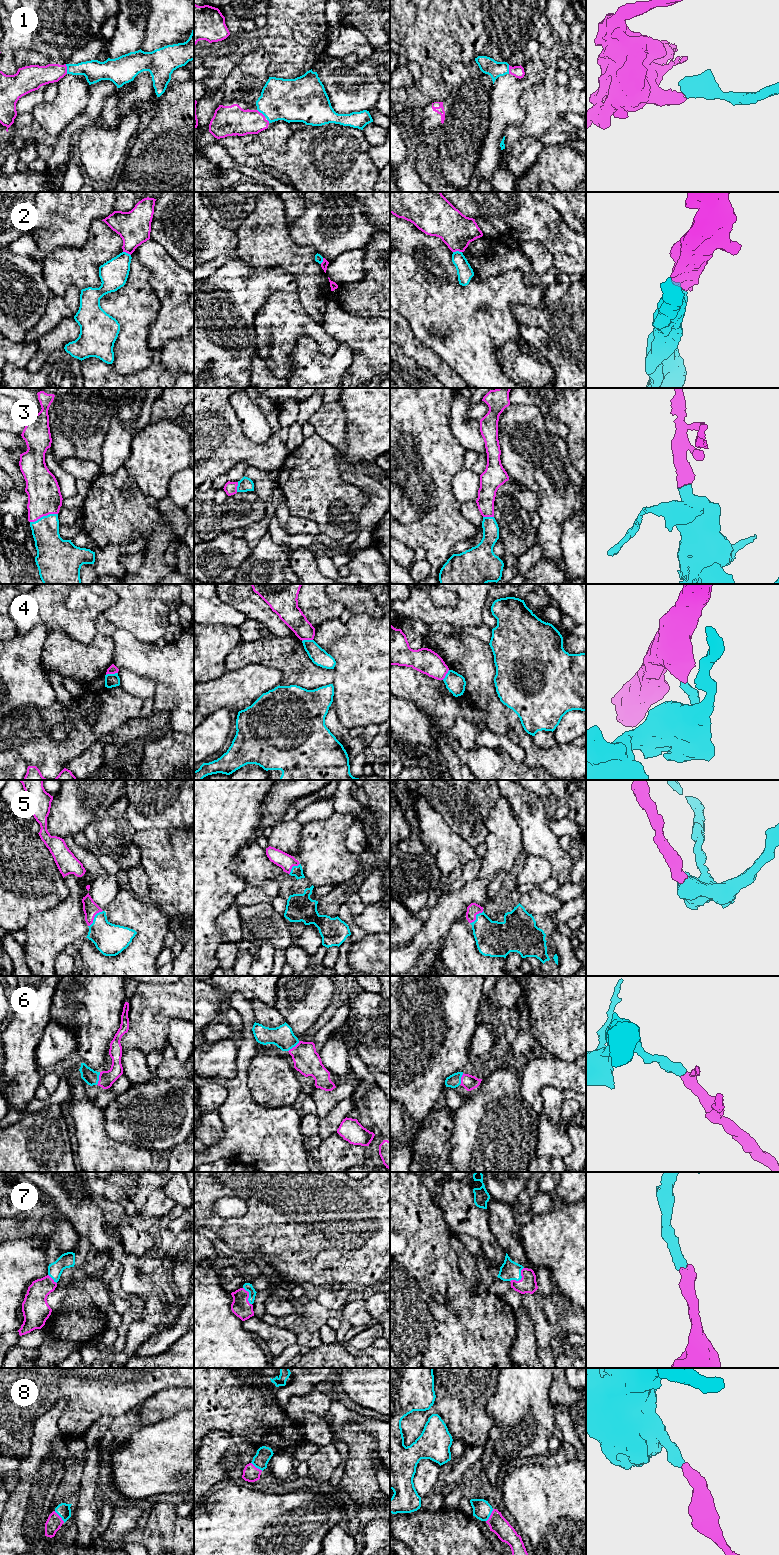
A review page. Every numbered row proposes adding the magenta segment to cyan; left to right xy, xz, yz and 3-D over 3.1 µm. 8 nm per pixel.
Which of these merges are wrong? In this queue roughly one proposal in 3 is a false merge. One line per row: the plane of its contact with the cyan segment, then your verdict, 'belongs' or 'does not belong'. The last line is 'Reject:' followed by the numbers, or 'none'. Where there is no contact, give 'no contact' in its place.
1: meets cyan in xy; belongs
2: meets cyan in yz; does not belong
3: meets cyan in xy; belongs
4: meets cyan in xy; does not belong
5: meets cyan in xy; belongs
6: meets cyan in xy; belongs
7: meets cyan in yz; belongs
8: meets cyan in yz; belongs
Reject: 2, 4

